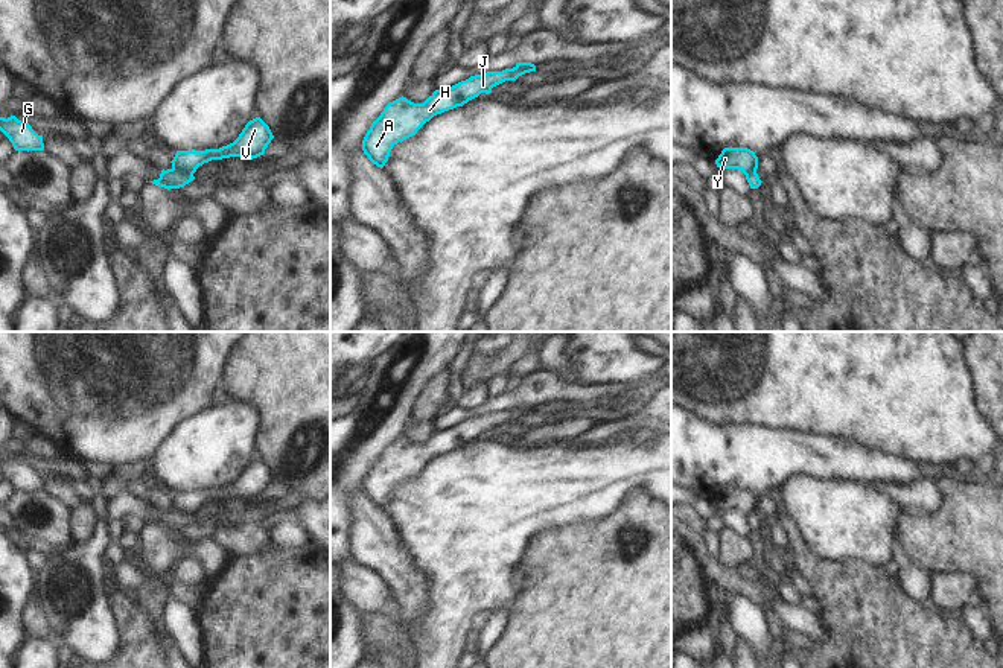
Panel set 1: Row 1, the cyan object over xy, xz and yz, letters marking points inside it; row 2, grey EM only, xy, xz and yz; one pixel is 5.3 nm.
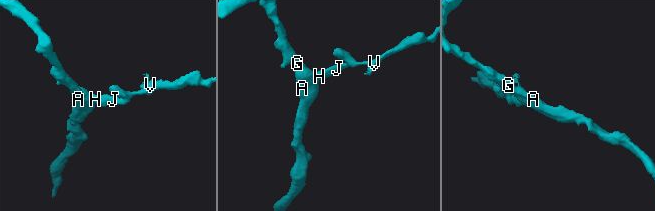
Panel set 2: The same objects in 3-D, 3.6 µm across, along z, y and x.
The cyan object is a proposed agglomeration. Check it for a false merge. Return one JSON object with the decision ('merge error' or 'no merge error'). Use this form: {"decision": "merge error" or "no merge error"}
{"decision": "merge error"}

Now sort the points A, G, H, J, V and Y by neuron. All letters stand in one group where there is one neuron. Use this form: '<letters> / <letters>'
A G H J / V Y

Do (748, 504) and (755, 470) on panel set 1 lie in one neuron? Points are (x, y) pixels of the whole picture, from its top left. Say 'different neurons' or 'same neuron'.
different neurons

